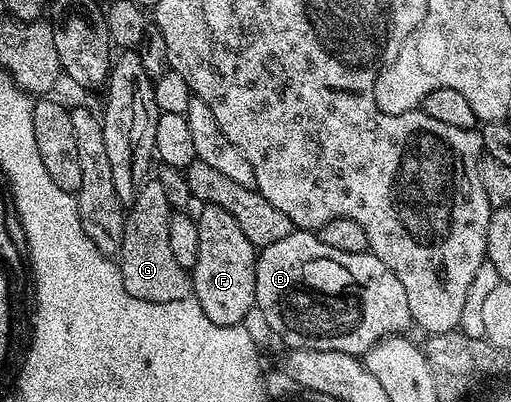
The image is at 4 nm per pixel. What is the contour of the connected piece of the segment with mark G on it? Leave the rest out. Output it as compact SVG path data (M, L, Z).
M145 180L140 183L126 210L124 239L118 255L122 284L130 296L147 302L180 302L192 294L189 271L174 260L170 248L170 220L174 207L168 203L168 190L160 182Z

